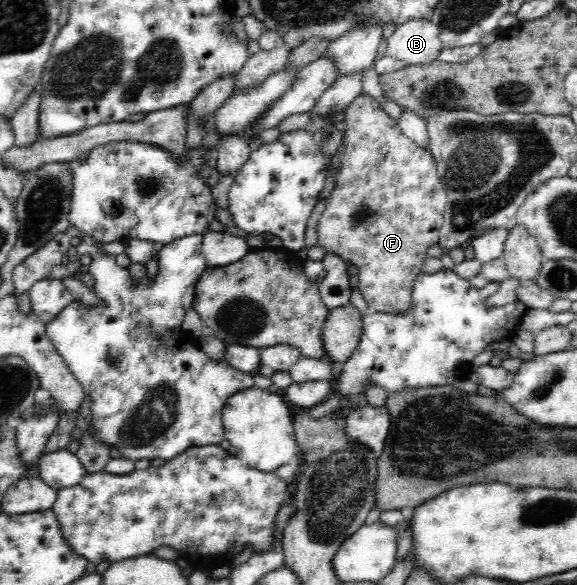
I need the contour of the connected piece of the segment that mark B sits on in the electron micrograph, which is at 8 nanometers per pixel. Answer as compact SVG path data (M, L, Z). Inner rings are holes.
M429 18L409 19L390 36L385 54L407 67L431 64L444 48L439 33L439 27Z

